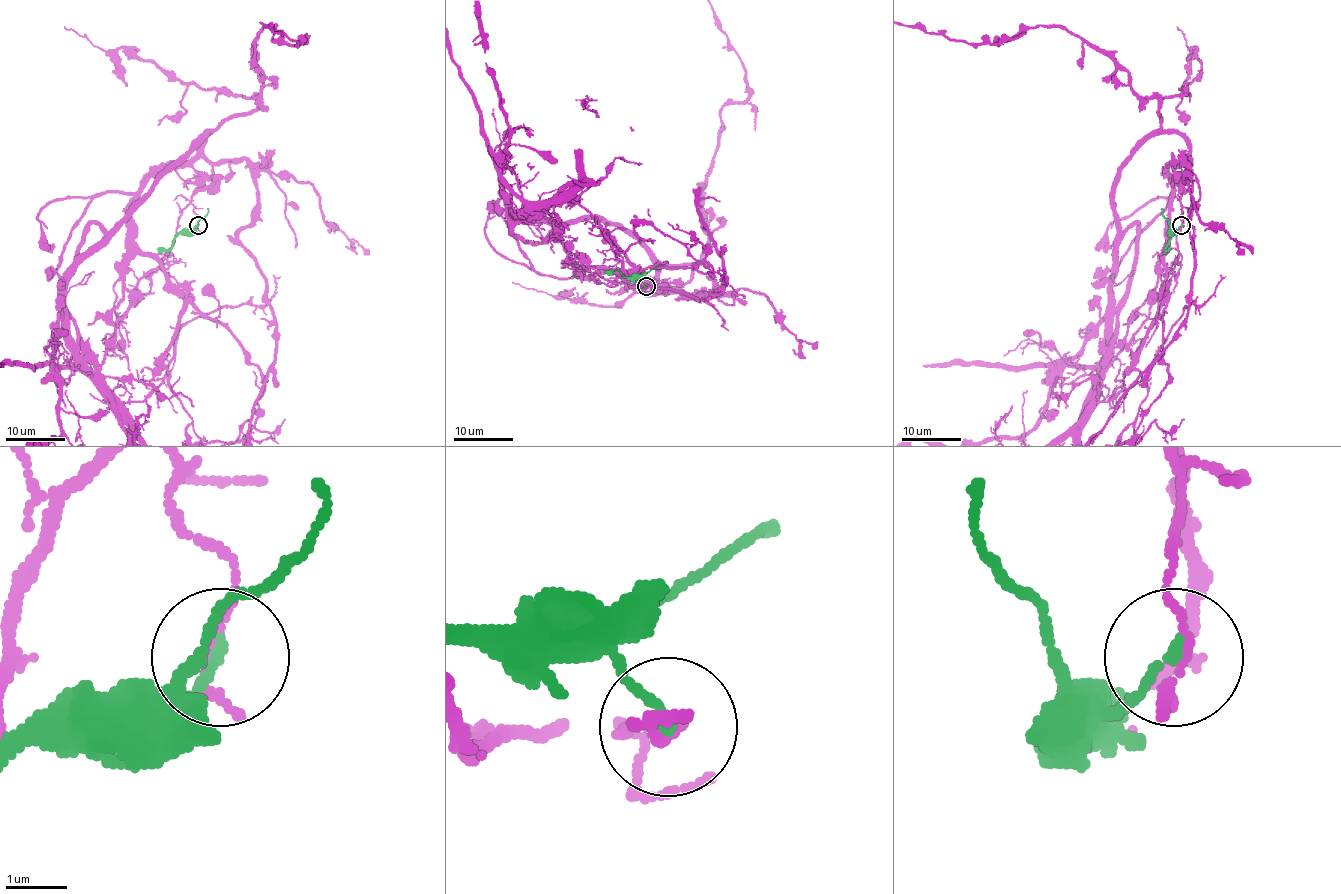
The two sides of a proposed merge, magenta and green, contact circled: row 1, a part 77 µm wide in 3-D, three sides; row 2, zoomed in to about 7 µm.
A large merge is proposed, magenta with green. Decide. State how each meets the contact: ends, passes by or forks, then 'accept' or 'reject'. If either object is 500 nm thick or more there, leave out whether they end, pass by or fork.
magenta passes by; green ends there; accept

